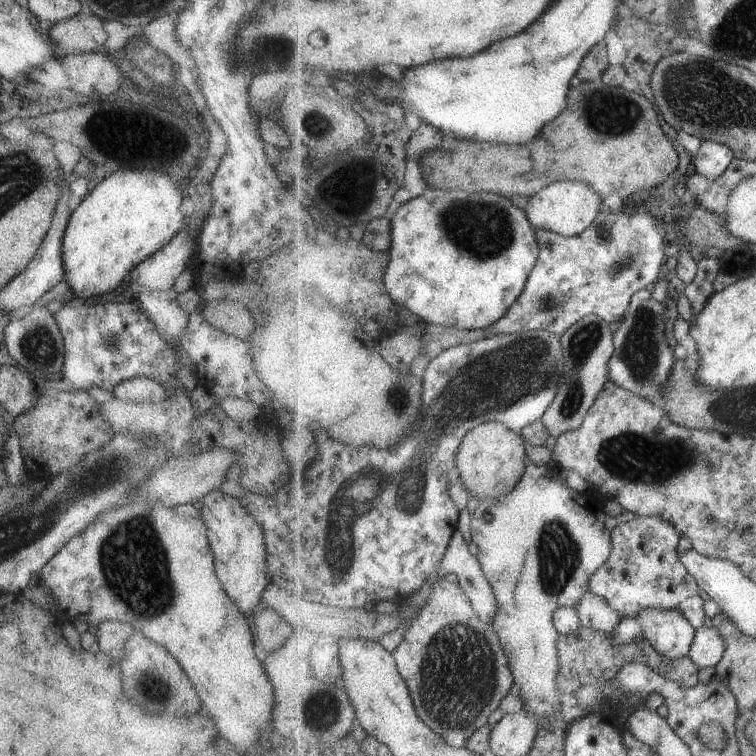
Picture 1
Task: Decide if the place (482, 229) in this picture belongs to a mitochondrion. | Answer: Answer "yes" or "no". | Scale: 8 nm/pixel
yes

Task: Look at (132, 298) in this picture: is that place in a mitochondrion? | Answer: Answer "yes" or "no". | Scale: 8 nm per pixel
no

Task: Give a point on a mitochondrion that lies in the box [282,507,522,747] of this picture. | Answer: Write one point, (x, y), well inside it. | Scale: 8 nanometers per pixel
(459, 671)

